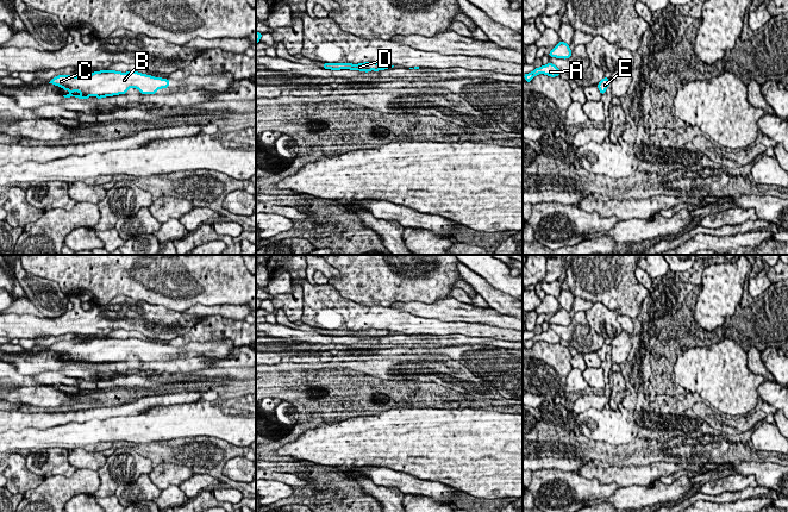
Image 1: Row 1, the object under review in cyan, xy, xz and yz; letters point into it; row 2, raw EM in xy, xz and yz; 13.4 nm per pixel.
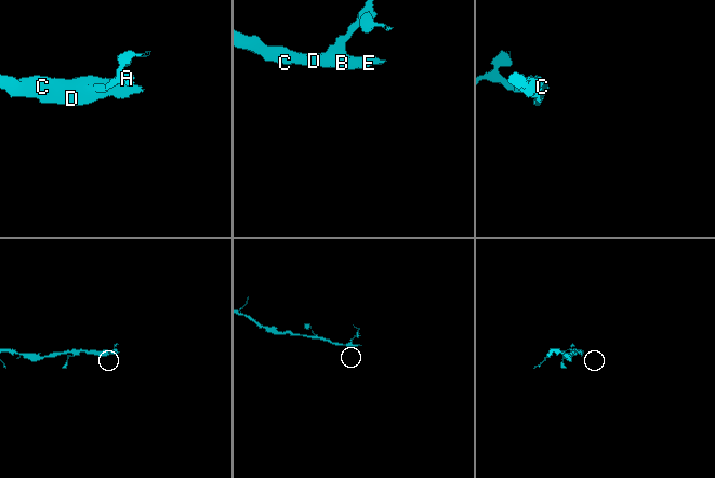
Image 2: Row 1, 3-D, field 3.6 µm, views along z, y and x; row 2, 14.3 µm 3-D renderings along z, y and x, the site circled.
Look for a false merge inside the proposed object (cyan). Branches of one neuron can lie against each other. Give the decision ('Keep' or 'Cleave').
Keep

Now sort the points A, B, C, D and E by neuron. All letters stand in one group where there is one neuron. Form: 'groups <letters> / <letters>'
groups A B C D E

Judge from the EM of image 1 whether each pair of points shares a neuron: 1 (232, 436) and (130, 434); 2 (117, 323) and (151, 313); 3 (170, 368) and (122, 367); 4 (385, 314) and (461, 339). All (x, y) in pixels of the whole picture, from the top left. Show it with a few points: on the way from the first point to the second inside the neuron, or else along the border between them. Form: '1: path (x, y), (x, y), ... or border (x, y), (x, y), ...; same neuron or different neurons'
1: path (214, 414), (183, 414), (158, 424); same neuron
2: path (125, 318), (143, 317); same neuron
3: path (158, 367), (133, 367); same neuron
4: border (433, 333), (464, 333), (471, 337); different neurons

